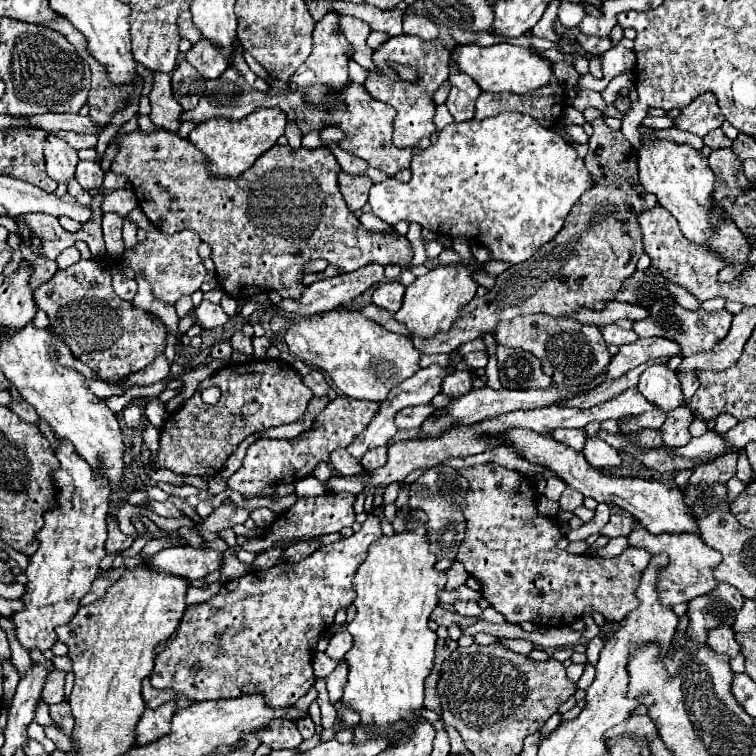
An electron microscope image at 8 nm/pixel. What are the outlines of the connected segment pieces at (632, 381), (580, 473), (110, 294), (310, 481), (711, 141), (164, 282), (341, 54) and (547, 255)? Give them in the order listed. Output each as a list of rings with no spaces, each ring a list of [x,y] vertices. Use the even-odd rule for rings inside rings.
[[[664,357],[650,360],[639,365],[638,368],[634,368],[634,370],[628,370],[626,376],[622,376],[622,378],[618,378],[618,380],[608,380],[608,382],[604,382],[602,386],[598,386],[596,390],[590,390],[588,394],[580,394],[580,396],[576,396],[574,400],[568,400],[566,404],[568,404],[568,406],[578,406],[578,408],[590,408],[590,406],[602,404],[602,402],[606,402],[606,400],[618,396],[620,392],[624,392],[624,390],[636,386],[640,374],[642,374],[648,366],[652,366],[652,364],[666,363],[669,359],[669,357]]]
[[[510,428],[506,432],[506,446],[514,448],[516,454],[536,466],[544,466],[552,470],[560,480],[564,480],[570,488],[582,492],[584,496],[594,498],[596,502],[614,504],[626,512],[630,512],[650,534],[662,534],[662,532],[674,532],[674,534],[700,534],[698,522],[694,512],[690,512],[690,506],[684,502],[684,488],[678,486],[664,486],[660,482],[642,480],[642,478],[620,478],[614,474],[602,474],[600,470],[592,468],[580,452],[572,450],[570,446],[556,442],[552,436],[538,434],[534,430],[526,428]]]
[[[80,260],[78,264],[58,270],[54,278],[34,290],[36,306],[42,308],[50,318],[50,328],[66,340],[72,348],[74,356],[80,358],[82,364],[90,366],[100,374],[100,378],[114,378],[114,376],[128,376],[134,372],[144,370],[166,346],[166,328],[160,320],[152,320],[146,310],[138,310],[132,302],[118,298],[112,290],[112,276],[110,276],[110,262],[100,260]]]
[[[308,476],[308,478],[304,478],[296,484],[298,498],[302,498],[302,496],[320,496],[324,492],[326,492],[326,486],[320,480],[316,480],[314,476]]]
[[[718,128],[716,132],[710,132],[710,134],[704,136],[704,144],[706,144],[708,148],[712,148],[712,150],[714,150],[714,148],[728,148],[728,146],[732,144],[732,140],[728,140],[726,134]]]
[[[138,206],[126,218],[132,220],[138,228],[146,230],[148,238],[142,244],[136,244],[134,250],[126,250],[124,262],[128,262],[134,272],[146,270],[146,280],[152,284],[152,292],[156,298],[164,300],[166,304],[176,304],[180,296],[192,294],[202,286],[202,282],[212,282],[216,278],[214,272],[208,272],[204,268],[202,258],[198,256],[196,248],[200,244],[200,238],[192,230],[182,230],[174,236],[164,234],[152,226],[152,222],[146,218],[146,214],[142,214]]]
[[[328,14],[320,22],[316,22],[316,28],[314,28],[314,50],[312,50],[310,58],[290,78],[290,90],[296,90],[300,86],[312,86],[312,84],[326,84],[326,86],[330,86],[334,90],[340,90],[342,86],[350,84],[350,78],[348,78],[348,56],[346,56],[346,48],[350,46],[350,42],[338,30],[338,18],[340,18],[338,14]]]
[[[604,118],[592,120],[590,124],[594,128],[594,134],[588,140],[590,150],[588,150],[584,162],[586,162],[588,172],[594,178],[594,186],[590,190],[586,190],[580,196],[580,200],[574,204],[574,208],[570,210],[566,224],[558,232],[558,236],[552,242],[548,242],[546,246],[542,246],[530,260],[526,260],[522,264],[514,264],[506,272],[502,272],[496,280],[494,290],[480,296],[480,298],[474,298],[462,310],[462,316],[454,322],[454,326],[446,334],[434,334],[434,338],[426,338],[426,342],[422,342],[422,338],[414,338],[412,344],[418,352],[450,354],[452,350],[456,350],[460,344],[464,344],[468,340],[482,338],[486,332],[494,334],[494,328],[498,322],[510,320],[514,316],[544,312],[554,318],[562,318],[562,316],[580,312],[582,308],[590,308],[590,310],[598,312],[606,306],[606,302],[614,300],[616,292],[622,288],[622,282],[634,274],[636,262],[644,252],[642,234],[640,234],[640,226],[636,222],[636,216],[644,210],[650,210],[656,204],[656,198],[654,198],[654,194],[646,192],[646,188],[640,184],[638,162],[636,162],[638,152],[634,146],[630,146],[630,142],[626,142],[626,138],[622,138],[622,132],[608,128]]]

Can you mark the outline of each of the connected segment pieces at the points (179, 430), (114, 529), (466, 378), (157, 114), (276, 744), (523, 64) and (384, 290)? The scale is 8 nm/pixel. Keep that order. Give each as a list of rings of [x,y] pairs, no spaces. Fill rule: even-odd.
[[[250,360],[244,364],[228,364],[212,378],[200,382],[196,394],[176,412],[172,412],[160,432],[158,454],[152,460],[152,468],[168,468],[174,474],[184,476],[216,476],[226,458],[238,448],[238,444],[258,432],[274,426],[296,422],[312,398],[312,390],[302,384],[300,374],[282,360]],[[208,386],[218,386],[222,398],[218,404],[208,406],[202,402],[200,392]]]
[[[110,514],[110,518],[108,518],[108,540],[106,540],[106,552],[108,552],[108,554],[120,554],[122,550],[130,548],[132,542],[134,542],[134,540],[132,540],[130,536],[124,536],[124,534],[120,532],[120,528],[118,528],[118,524],[116,524],[116,520],[114,520],[114,516]]]
[[[456,370],[454,374],[448,374],[448,376],[446,376],[446,380],[444,380],[444,384],[442,384],[442,392],[448,394],[448,396],[458,398],[458,396],[466,394],[466,392],[472,388],[470,380],[472,380],[472,374],[470,374],[470,372],[466,372],[466,370]]]
[[[156,74],[154,88],[150,92],[150,106],[152,106],[152,122],[158,128],[178,134],[184,108],[174,100],[170,88],[170,74]]]
[[[274,720],[266,730],[256,732],[258,740],[270,746],[272,750],[278,748],[296,748],[302,742],[302,736],[296,728],[294,722],[284,722],[284,720]]]
[[[476,42],[460,44],[454,48],[452,60],[456,68],[464,74],[468,74],[484,92],[514,92],[514,94],[526,94],[540,86],[546,86],[546,82],[552,76],[552,64],[546,58],[538,58],[532,54],[530,48],[514,46],[508,42],[500,42],[488,48],[478,46]]]
[[[398,280],[394,282],[384,282],[376,288],[374,292],[374,304],[380,308],[386,308],[388,312],[398,312],[402,306],[402,298],[404,298],[406,286],[402,286]]]

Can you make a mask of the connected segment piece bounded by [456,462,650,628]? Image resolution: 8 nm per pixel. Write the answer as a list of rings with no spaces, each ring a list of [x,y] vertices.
[[[476,464],[470,468],[458,470],[468,480],[466,498],[462,502],[462,512],[466,518],[466,534],[458,548],[456,560],[464,564],[470,576],[474,576],[482,584],[482,594],[488,604],[504,616],[510,624],[522,624],[524,620],[534,622],[536,626],[552,628],[552,626],[568,626],[574,620],[582,618],[582,614],[598,610],[606,620],[620,622],[628,612],[638,606],[638,598],[634,596],[640,574],[646,570],[650,562],[650,554],[642,548],[626,548],[616,558],[596,558],[590,554],[568,554],[560,550],[556,544],[562,536],[560,524],[548,516],[542,516],[536,510],[538,492],[532,486],[532,476],[508,470],[498,464]]]

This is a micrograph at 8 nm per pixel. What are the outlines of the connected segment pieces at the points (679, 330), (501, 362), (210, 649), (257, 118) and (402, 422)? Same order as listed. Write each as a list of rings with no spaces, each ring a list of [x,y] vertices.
[[[674,304],[670,308],[662,308],[656,316],[650,316],[650,318],[644,318],[640,322],[634,322],[632,330],[638,336],[670,338],[670,340],[674,340],[674,342],[680,344],[682,356],[692,356],[696,352],[710,350],[714,344],[718,344],[720,340],[724,340],[726,334],[728,334],[728,330],[730,330],[730,322],[732,322],[732,314],[726,308],[718,310],[718,312],[706,312],[706,310],[686,310],[686,308],[678,306],[678,304]]]
[[[498,346],[498,370],[504,388],[546,388],[552,378],[542,372],[542,364],[534,354],[518,348]]]
[[[368,514],[368,520],[350,538],[328,544],[300,562],[282,560],[278,566],[268,570],[248,572],[242,578],[224,582],[220,592],[206,602],[190,604],[178,626],[174,642],[166,644],[166,648],[156,656],[156,666],[150,674],[152,686],[178,690],[178,694],[184,694],[196,702],[262,692],[268,696],[268,704],[272,708],[294,706],[296,700],[302,698],[314,684],[312,656],[316,652],[320,632],[328,626],[328,622],[334,622],[340,608],[348,608],[354,602],[352,578],[360,562],[364,562],[370,544],[380,536],[382,528],[378,518]]]
[[[256,108],[254,112],[250,112],[240,120],[212,118],[208,122],[202,122],[190,132],[188,140],[208,156],[210,162],[208,168],[214,176],[236,178],[244,170],[248,170],[258,156],[262,156],[278,142],[278,138],[284,134],[284,128],[286,128],[286,114],[280,108]]]
[[[422,404],[422,406],[408,406],[396,414],[396,428],[418,428],[422,422],[434,412],[436,408],[432,404]]]

